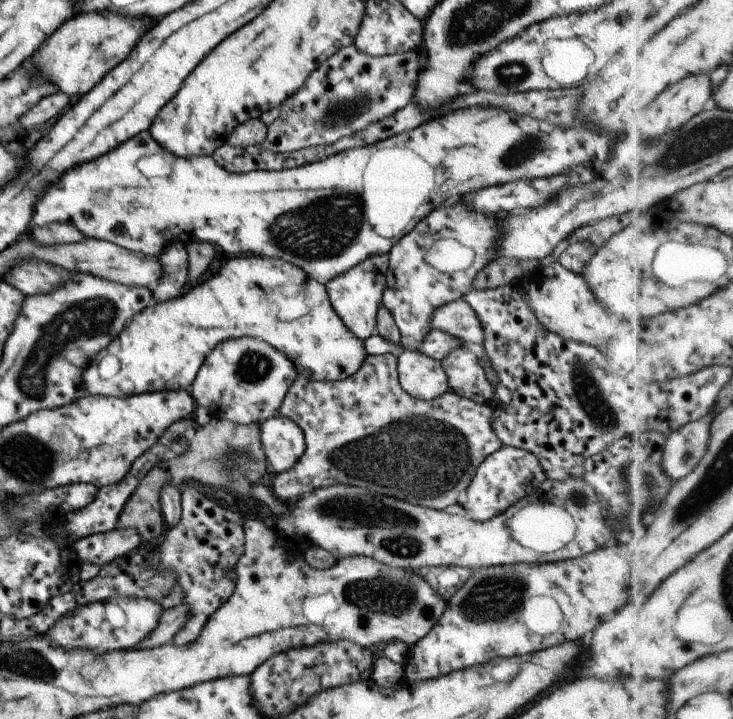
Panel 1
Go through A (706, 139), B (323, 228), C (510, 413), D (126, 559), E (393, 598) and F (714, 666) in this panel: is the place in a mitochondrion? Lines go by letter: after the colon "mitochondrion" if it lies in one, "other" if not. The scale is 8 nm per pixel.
A: mitochondrion
B: mitochondrion
C: other
D: other
E: mitochondrion
F: other

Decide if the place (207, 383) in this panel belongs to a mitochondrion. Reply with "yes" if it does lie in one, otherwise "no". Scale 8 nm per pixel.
no

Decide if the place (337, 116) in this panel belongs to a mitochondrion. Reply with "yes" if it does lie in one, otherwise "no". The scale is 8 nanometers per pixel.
yes

